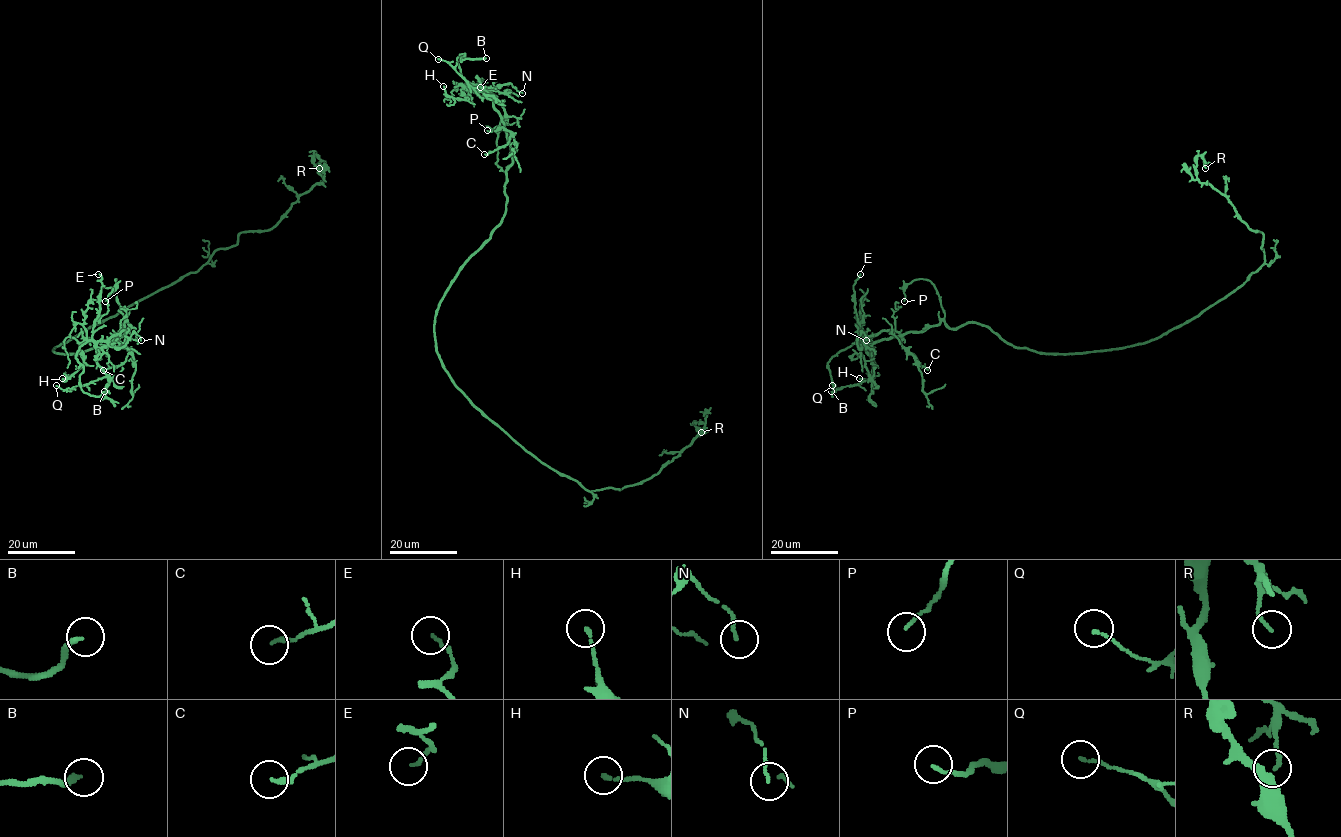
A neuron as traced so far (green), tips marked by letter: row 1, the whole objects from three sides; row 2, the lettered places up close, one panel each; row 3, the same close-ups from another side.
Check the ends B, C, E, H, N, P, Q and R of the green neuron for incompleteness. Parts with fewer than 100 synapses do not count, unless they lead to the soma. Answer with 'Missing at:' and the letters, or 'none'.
Missing at: B

